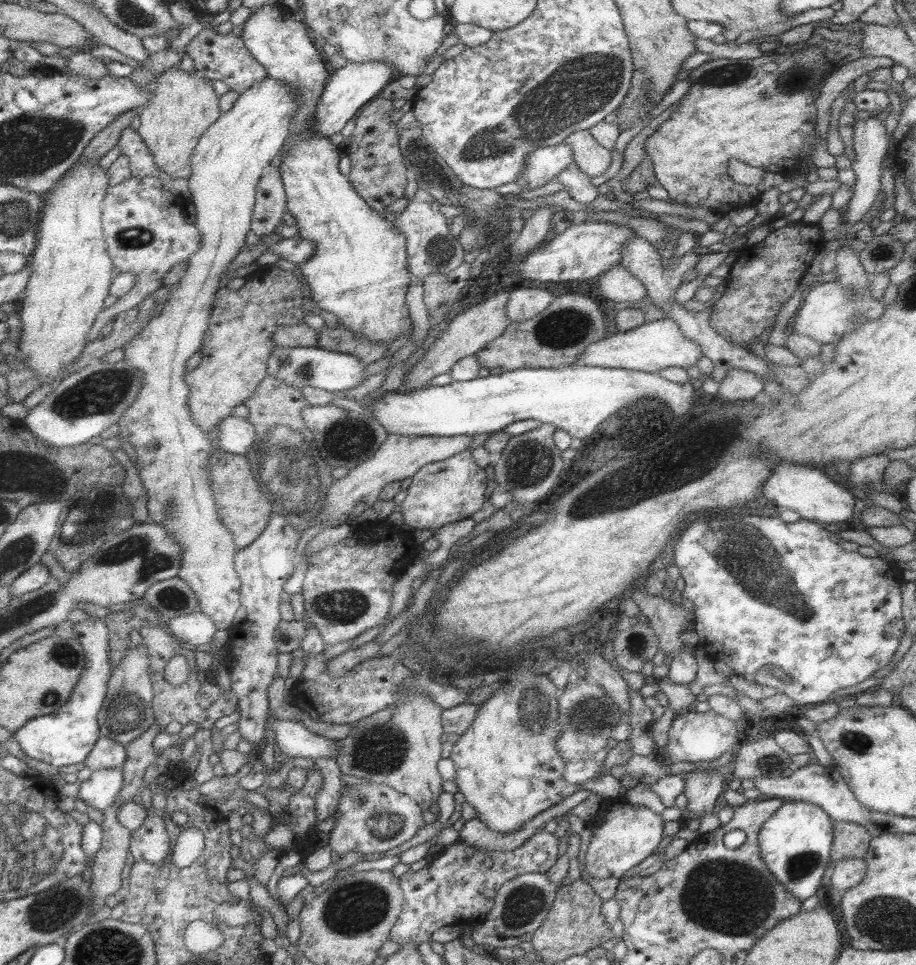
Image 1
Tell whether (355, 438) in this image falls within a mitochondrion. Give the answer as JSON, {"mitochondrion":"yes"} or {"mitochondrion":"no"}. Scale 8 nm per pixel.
{"mitochondrion":"yes"}

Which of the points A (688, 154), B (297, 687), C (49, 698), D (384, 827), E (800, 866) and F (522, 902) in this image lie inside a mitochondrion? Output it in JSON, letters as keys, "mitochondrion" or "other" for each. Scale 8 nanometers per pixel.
{"A":"other","B":"other","C":"mitochondrion","D":"mitochondrion","E":"mitochondrion","F":"mitochondrion"}

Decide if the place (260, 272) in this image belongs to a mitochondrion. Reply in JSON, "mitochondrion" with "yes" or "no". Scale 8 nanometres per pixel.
{"mitochondrion":"no"}

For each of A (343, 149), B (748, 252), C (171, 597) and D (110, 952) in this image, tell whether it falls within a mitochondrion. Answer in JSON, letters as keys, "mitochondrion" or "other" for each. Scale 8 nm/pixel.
{"A":"other","B":"other","C":"mitochondrion","D":"mitochondrion"}

